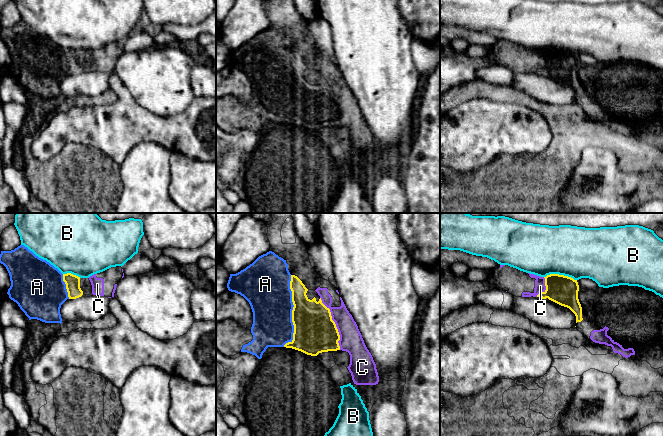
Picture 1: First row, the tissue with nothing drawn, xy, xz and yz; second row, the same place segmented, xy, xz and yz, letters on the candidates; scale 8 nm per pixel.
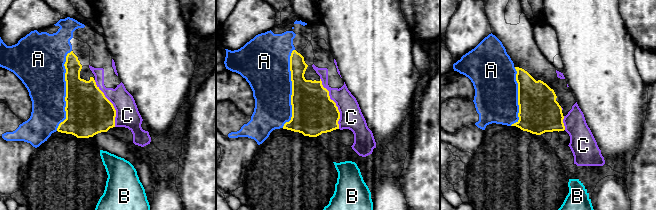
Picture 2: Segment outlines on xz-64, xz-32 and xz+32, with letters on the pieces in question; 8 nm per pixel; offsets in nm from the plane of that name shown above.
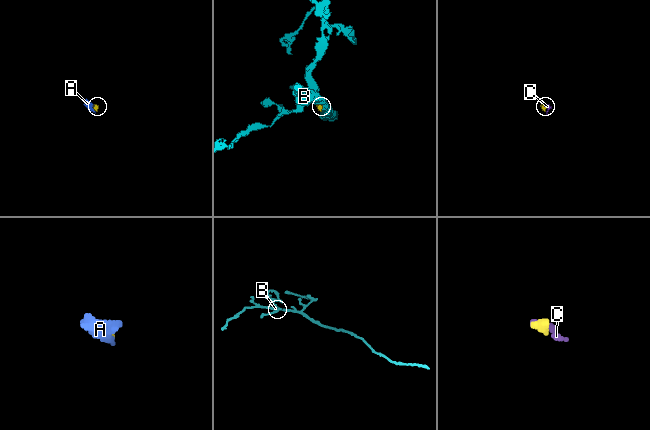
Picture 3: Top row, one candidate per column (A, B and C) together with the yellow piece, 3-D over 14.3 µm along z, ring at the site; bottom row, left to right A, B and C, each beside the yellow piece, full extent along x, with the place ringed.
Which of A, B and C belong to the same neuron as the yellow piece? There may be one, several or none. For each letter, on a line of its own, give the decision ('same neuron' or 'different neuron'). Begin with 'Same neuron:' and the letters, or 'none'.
Same neuron: A, C
A: same neuron
B: different neuron
C: same neuron

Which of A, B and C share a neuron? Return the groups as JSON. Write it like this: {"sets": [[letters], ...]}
{"sets": [["A", "C"], ["B"]]}

